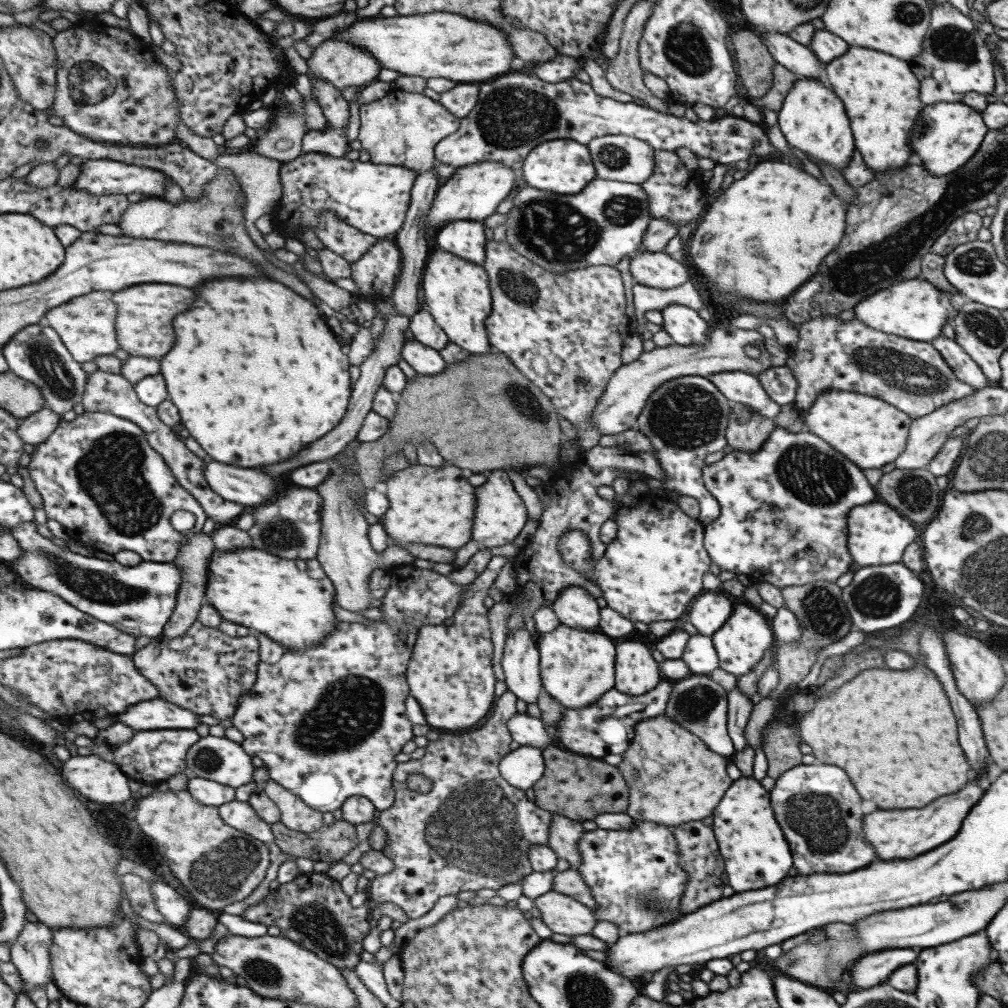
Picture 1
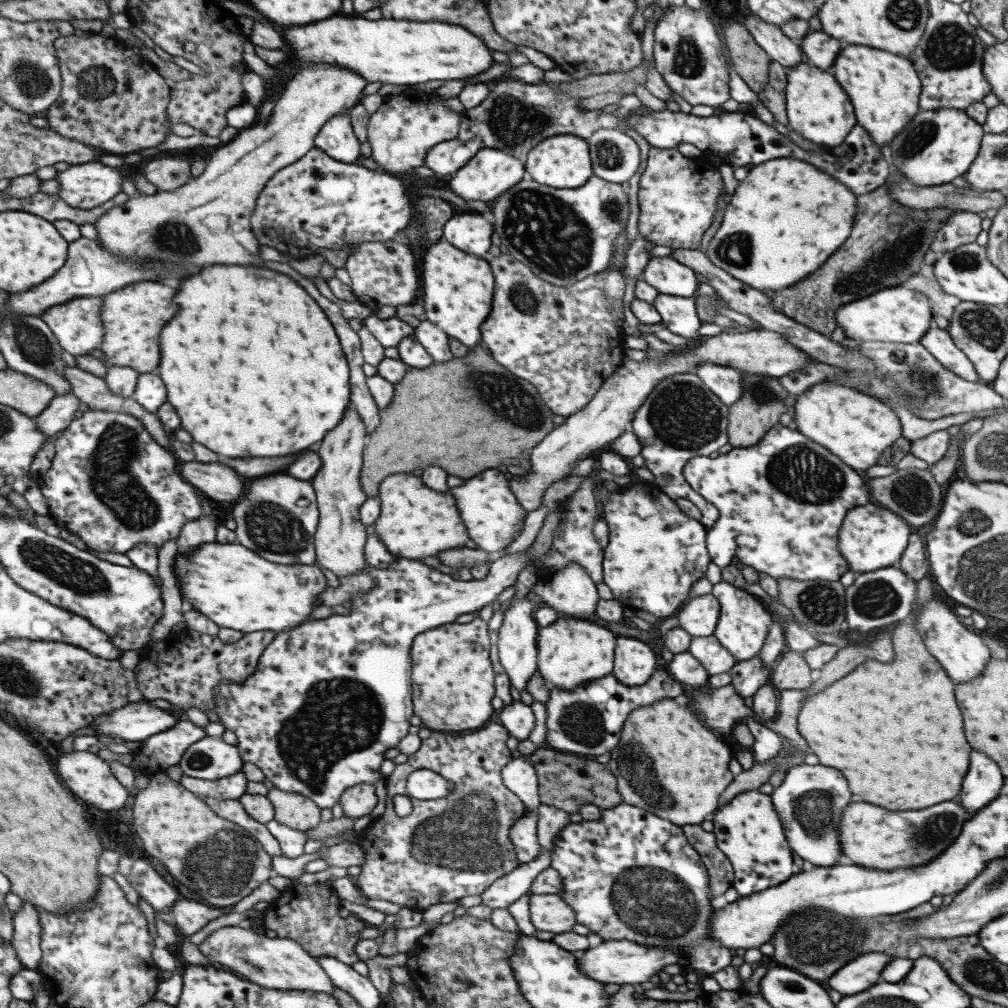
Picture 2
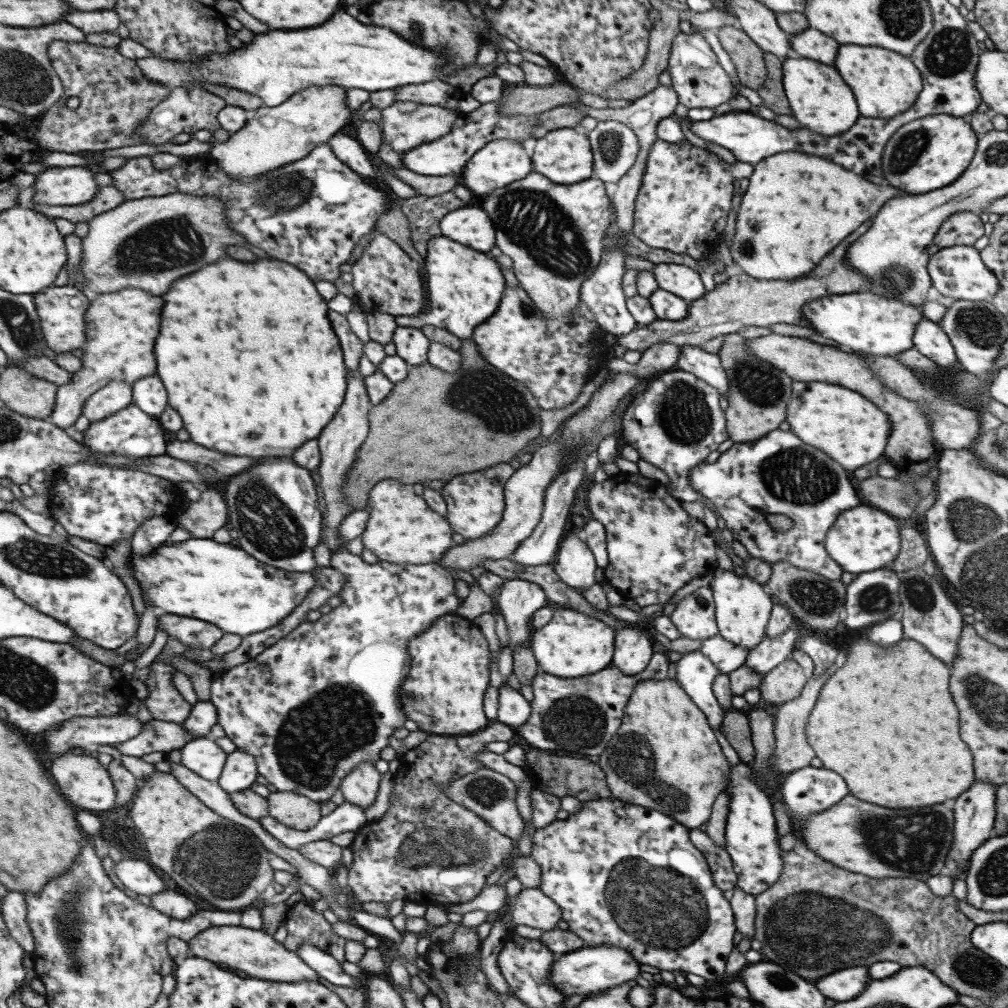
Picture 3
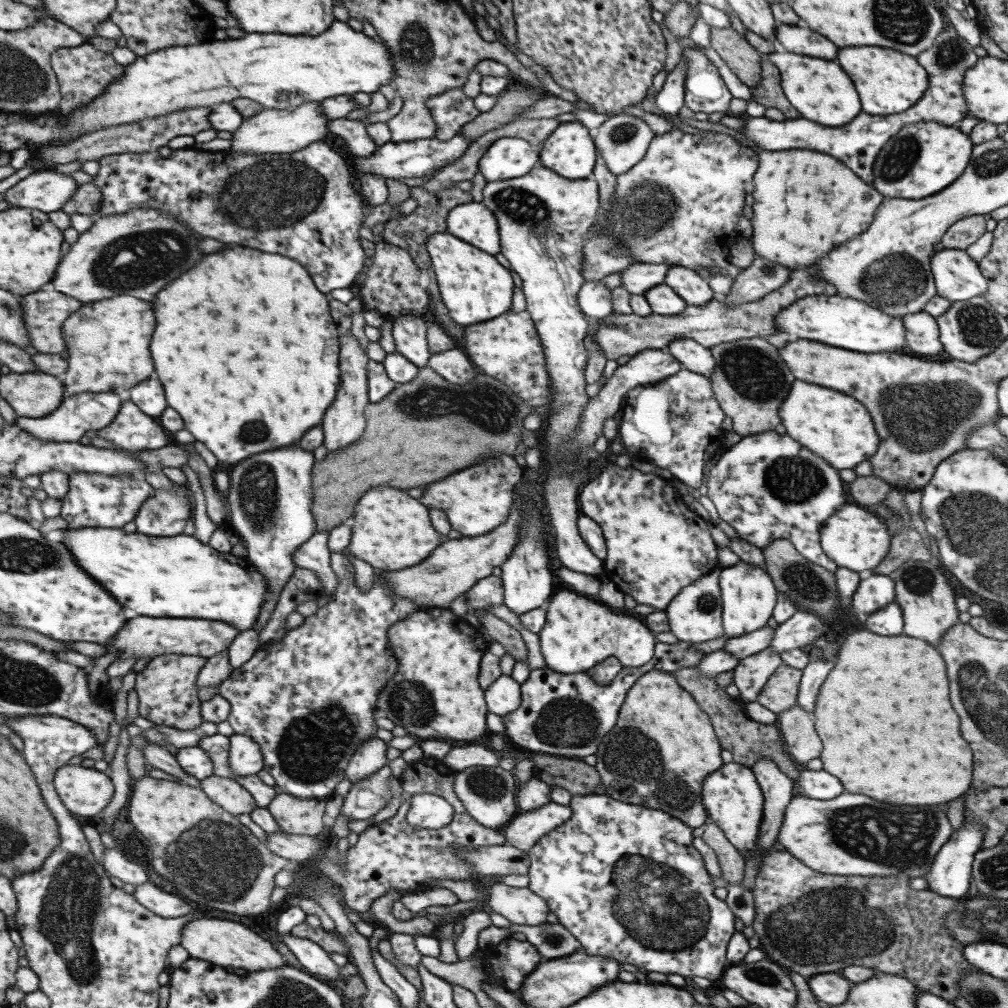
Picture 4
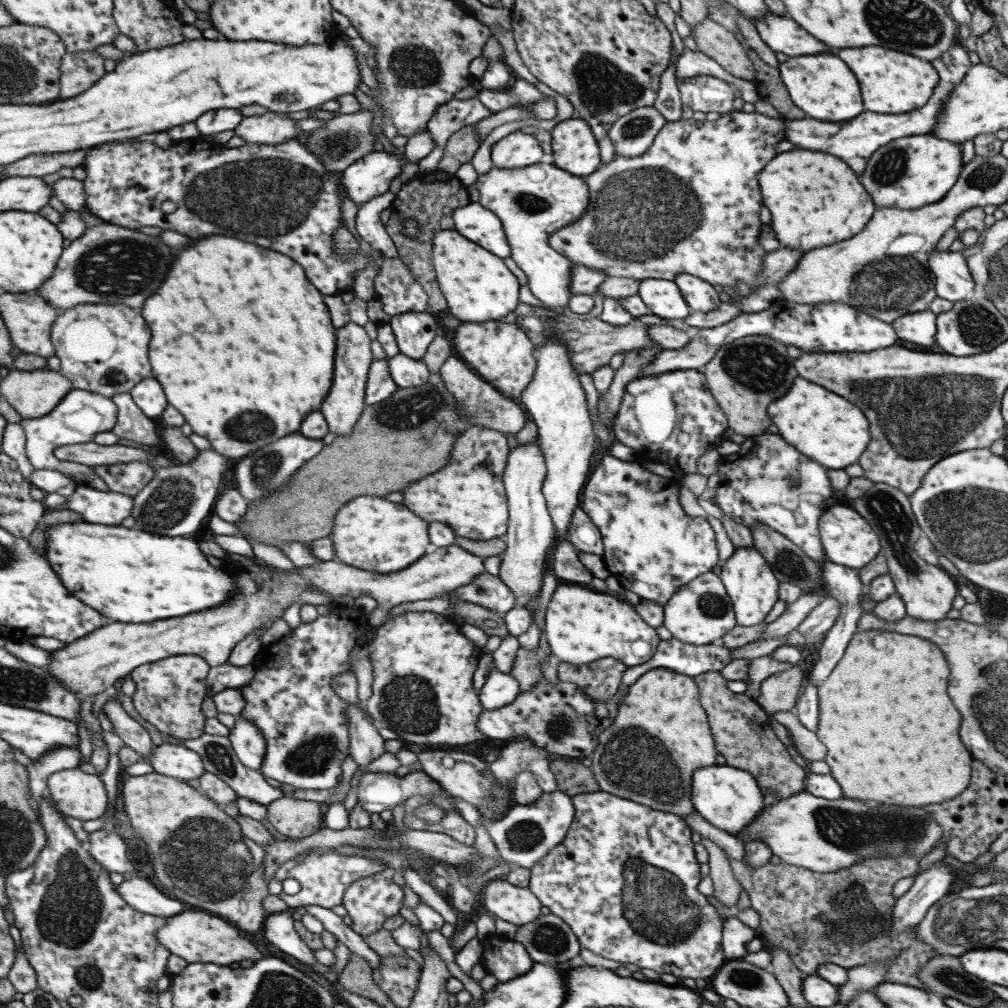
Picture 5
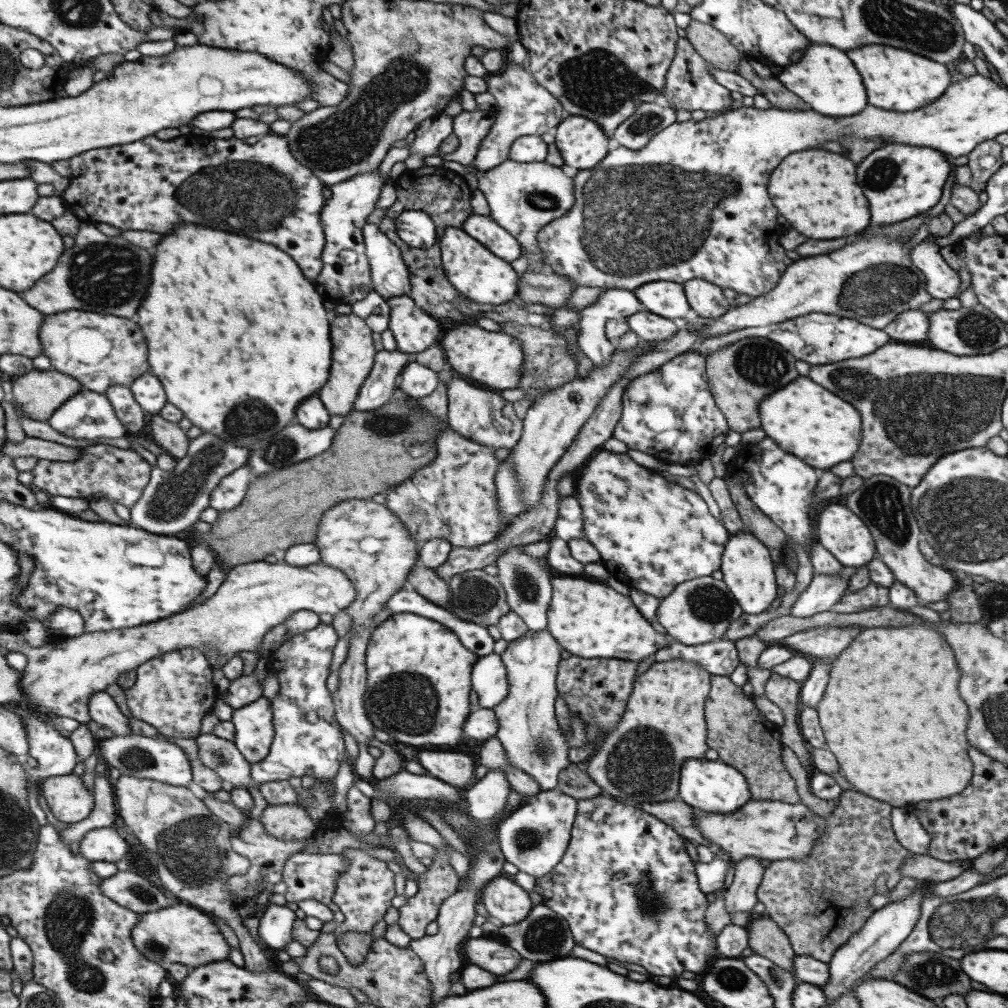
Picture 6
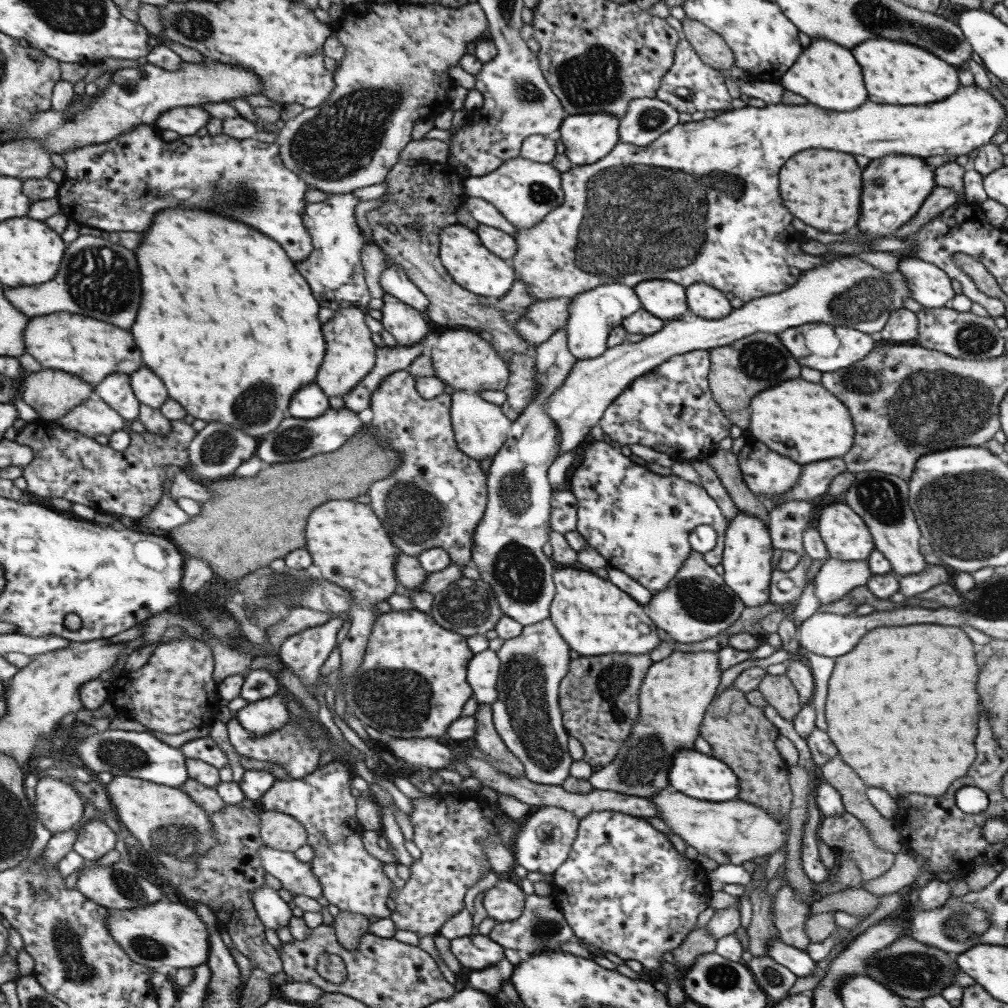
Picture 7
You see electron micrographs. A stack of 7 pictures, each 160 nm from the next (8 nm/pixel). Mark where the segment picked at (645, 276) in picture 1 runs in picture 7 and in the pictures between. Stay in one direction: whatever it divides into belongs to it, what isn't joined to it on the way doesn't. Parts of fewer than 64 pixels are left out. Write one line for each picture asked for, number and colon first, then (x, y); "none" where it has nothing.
2: (667, 276)
3: (680, 280)
4: (693, 290)
5: (699, 296)
6: (706, 299)
7: (706, 302)

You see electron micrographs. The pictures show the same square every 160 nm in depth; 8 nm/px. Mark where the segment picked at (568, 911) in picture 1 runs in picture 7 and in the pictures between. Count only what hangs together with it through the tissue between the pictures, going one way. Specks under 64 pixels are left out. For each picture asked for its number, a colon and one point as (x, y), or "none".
2: (547, 912)
3: (530, 907)
4: (518, 905)
5: (517, 905)
6: (506, 903)
7: (503, 902)

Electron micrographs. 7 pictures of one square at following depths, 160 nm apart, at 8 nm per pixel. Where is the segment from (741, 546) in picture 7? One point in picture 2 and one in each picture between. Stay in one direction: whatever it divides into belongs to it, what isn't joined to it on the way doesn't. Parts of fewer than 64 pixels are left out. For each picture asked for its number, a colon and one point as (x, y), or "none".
2: (743, 621)
3: (741, 608)
4: (747, 594)
5: (750, 586)
6: (745, 565)

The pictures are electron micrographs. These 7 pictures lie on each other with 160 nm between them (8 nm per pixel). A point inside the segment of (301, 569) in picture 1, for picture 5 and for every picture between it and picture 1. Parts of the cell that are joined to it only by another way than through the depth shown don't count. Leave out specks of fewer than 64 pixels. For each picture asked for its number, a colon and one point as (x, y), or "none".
2: (233, 587)
3: (199, 578)
4: (176, 576)
5: (127, 575)

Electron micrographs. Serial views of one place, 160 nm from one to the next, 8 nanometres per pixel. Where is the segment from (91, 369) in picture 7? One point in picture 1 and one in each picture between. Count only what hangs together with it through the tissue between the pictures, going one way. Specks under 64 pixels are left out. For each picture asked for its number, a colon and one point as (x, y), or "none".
1: (143, 323)
2: (132, 316)
3: (120, 326)
4: (106, 343)
5: (102, 348)
6: (99, 351)

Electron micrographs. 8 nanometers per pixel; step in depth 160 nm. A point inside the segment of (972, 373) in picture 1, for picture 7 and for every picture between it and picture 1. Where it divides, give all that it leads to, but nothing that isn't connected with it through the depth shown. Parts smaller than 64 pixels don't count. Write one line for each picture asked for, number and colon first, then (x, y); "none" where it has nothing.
2: (937, 342)
3: (928, 340)
4: (921, 332)
5: (918, 328)
6: (911, 326)
7: (901, 326)

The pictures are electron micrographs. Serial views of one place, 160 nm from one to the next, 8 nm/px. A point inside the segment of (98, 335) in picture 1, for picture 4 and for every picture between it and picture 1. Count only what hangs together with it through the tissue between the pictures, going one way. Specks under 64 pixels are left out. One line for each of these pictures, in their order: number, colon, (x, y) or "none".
2: (76, 325)
3: (60, 310)
4: (43, 313)

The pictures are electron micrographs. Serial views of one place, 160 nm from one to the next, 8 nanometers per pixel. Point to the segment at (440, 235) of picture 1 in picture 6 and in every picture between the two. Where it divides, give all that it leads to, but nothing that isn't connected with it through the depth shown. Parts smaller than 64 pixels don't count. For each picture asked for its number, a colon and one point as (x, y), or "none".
2: (468, 231)
3: (469, 225)
4: (471, 222)
5: (479, 225)
6: (483, 229)

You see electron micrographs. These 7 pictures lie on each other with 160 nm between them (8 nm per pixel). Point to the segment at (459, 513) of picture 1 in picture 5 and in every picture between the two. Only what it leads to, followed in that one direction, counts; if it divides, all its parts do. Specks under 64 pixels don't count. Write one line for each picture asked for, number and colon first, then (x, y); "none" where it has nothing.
2: (413, 522)
3: (400, 528)
4: (390, 531)
5: (371, 534)

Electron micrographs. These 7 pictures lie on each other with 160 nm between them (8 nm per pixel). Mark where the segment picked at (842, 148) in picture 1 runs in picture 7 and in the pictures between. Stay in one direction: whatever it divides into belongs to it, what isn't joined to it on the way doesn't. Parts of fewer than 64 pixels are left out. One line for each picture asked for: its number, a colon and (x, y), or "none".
2: (817, 109)
3: (820, 100)
4: (819, 90)
5: (822, 86)
6: (837, 90)
7: (826, 74)

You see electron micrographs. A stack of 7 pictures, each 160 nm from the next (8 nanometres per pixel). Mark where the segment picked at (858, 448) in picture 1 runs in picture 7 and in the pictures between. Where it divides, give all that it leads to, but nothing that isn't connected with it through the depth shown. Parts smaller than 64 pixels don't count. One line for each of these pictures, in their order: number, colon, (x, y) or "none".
2: (856, 428)
3: (849, 429)
4: (837, 428)
5: (826, 428)
6: (804, 419)
7: (797, 419)

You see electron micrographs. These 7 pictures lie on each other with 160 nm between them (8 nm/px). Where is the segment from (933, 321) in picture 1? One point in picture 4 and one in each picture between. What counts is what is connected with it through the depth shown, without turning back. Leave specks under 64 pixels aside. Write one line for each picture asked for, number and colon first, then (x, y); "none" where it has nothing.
2: (893, 315)
3: (863, 322)
4: (838, 321)

